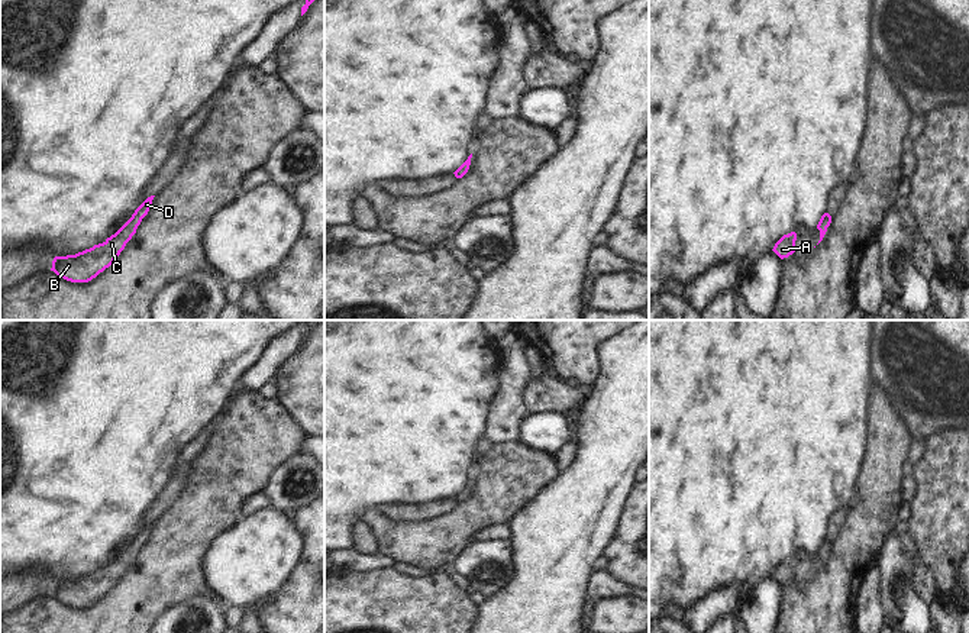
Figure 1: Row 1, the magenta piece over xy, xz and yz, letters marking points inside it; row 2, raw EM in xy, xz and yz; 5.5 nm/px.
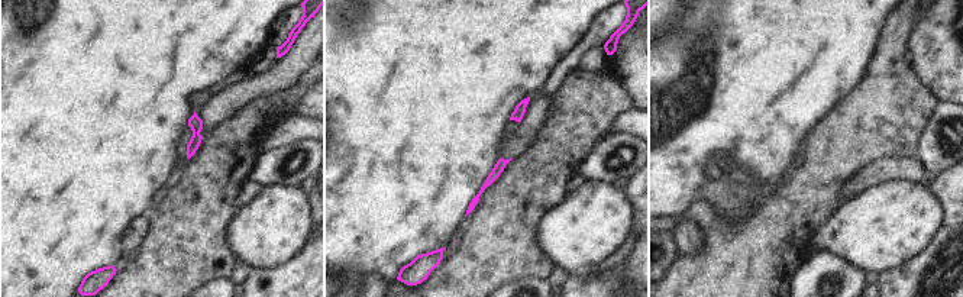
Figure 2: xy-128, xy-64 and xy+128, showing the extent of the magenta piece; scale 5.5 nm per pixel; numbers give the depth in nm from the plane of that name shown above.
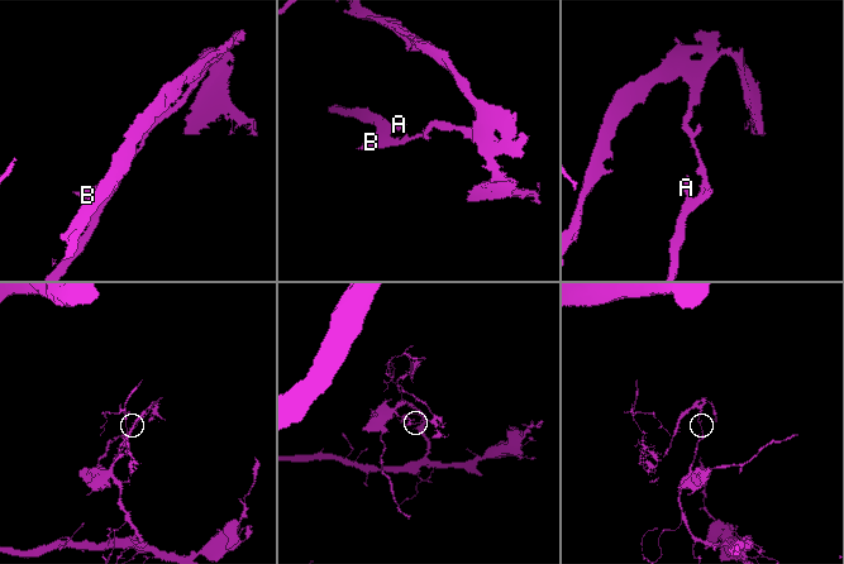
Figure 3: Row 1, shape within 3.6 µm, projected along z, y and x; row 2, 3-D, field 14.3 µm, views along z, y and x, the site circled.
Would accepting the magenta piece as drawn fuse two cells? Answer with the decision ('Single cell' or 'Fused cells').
Single cell.

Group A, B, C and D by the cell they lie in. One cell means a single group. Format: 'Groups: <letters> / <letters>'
Groups: A B C D.

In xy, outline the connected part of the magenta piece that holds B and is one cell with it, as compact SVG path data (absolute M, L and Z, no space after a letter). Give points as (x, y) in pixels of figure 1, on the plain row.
M155 520L148 521L132 542L103 568L75 579L55 581L52 592L58 601L71 607L88 607L109 592L136 558L142 543L148 539Z

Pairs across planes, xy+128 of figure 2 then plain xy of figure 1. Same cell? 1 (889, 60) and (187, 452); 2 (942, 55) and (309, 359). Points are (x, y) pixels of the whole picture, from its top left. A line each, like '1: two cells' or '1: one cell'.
1: two cells
2: one cell

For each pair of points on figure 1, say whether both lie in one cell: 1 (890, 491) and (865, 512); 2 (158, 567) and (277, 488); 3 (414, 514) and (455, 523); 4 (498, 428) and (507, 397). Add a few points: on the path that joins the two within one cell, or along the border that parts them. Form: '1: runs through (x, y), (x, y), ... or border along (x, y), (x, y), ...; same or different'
1: runs through (884, 494), (871, 507); same
2: border along (283, 461), (271, 471), (259, 490); different
3: border along (458, 503), (438, 516), (397, 520); different
4: runs through (503, 420), (506, 404); same

